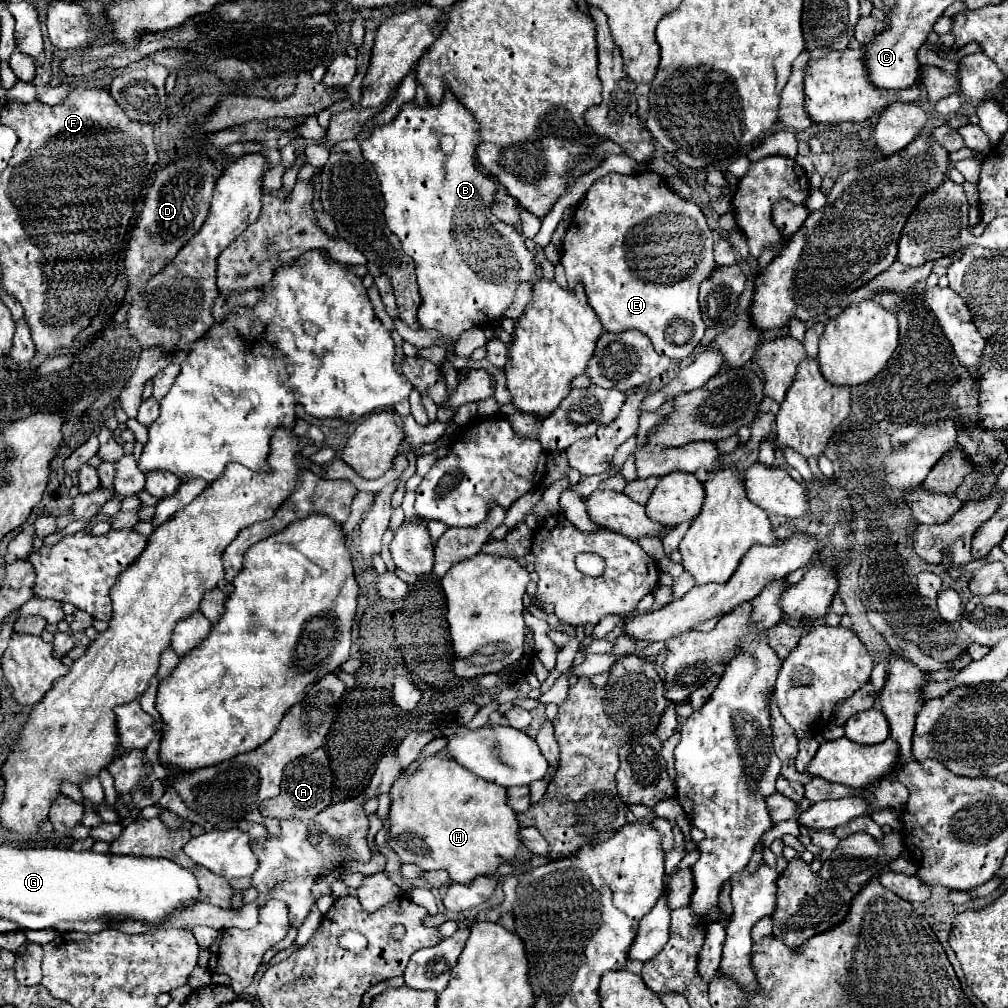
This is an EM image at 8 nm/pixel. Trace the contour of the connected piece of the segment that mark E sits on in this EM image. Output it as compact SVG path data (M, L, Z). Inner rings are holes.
M610 172L610 174L602 176L600 180L596 180L594 186L588 190L586 198L578 204L576 214L574 214L574 218L572 218L572 222L568 226L568 232L564 236L564 242L562 242L562 258L560 258L560 262L566 268L568 286L576 286L578 282L584 284L588 304L592 306L592 310L600 318L604 330L608 330L608 332L624 332L624 330L630 330L630 328L640 330L642 334L646 334L652 340L658 354L664 354L666 358L672 358L672 360L682 360L682 358L688 358L694 352L694 348L700 344L700 340L704 336L704 330L706 330L706 324L702 322L700 308L698 308L698 286L716 268L714 254L712 254L712 242L714 242L714 236L712 236L712 232L710 232L710 228L706 224L706 218L704 218L702 210L694 202L674 194L666 186L662 176L658 176L656 172L640 172L640 174L630 174L630 176Z

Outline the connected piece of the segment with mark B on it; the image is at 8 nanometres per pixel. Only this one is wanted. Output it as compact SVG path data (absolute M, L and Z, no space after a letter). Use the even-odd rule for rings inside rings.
M452 92L444 94L440 106L418 108L414 102L404 104L394 122L376 126L372 136L362 142L364 158L372 162L380 178L386 202L386 224L400 238L404 252L416 264L422 296L418 320L424 330L440 330L450 340L458 340L458 336L472 326L483 326L500 318L512 304L518 282L534 282L538 276L534 256L524 246L518 232L490 214L492 194L498 186L474 166L478 142L480 138L474 116L454 98Z

